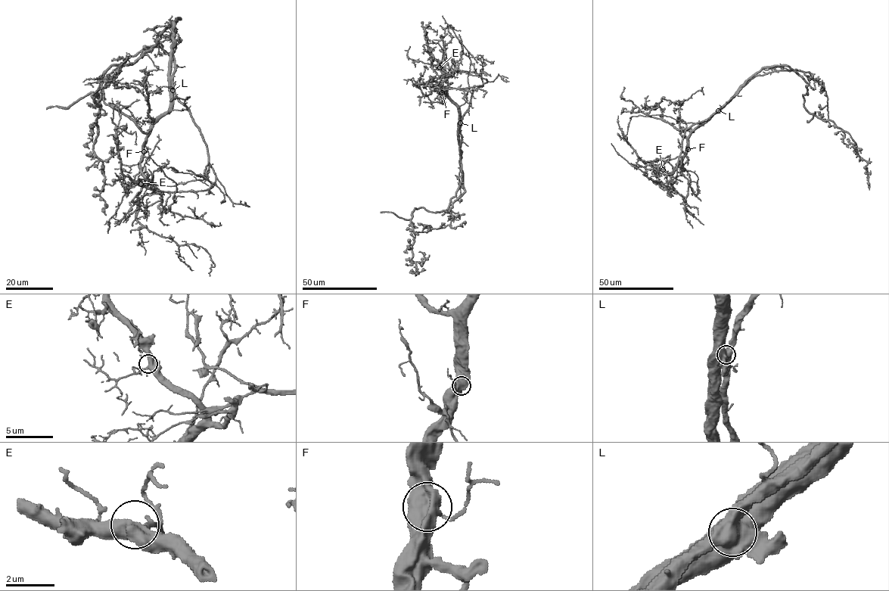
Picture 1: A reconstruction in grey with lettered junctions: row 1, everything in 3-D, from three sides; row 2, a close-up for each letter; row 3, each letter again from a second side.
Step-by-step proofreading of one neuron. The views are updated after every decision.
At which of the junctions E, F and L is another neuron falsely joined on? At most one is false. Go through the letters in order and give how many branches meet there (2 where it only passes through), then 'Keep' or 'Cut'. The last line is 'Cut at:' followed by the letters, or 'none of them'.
E: Branches: 3. Keep
F: Branches: 3. Keep
L: Branches: 3. Cut
Cut at: L

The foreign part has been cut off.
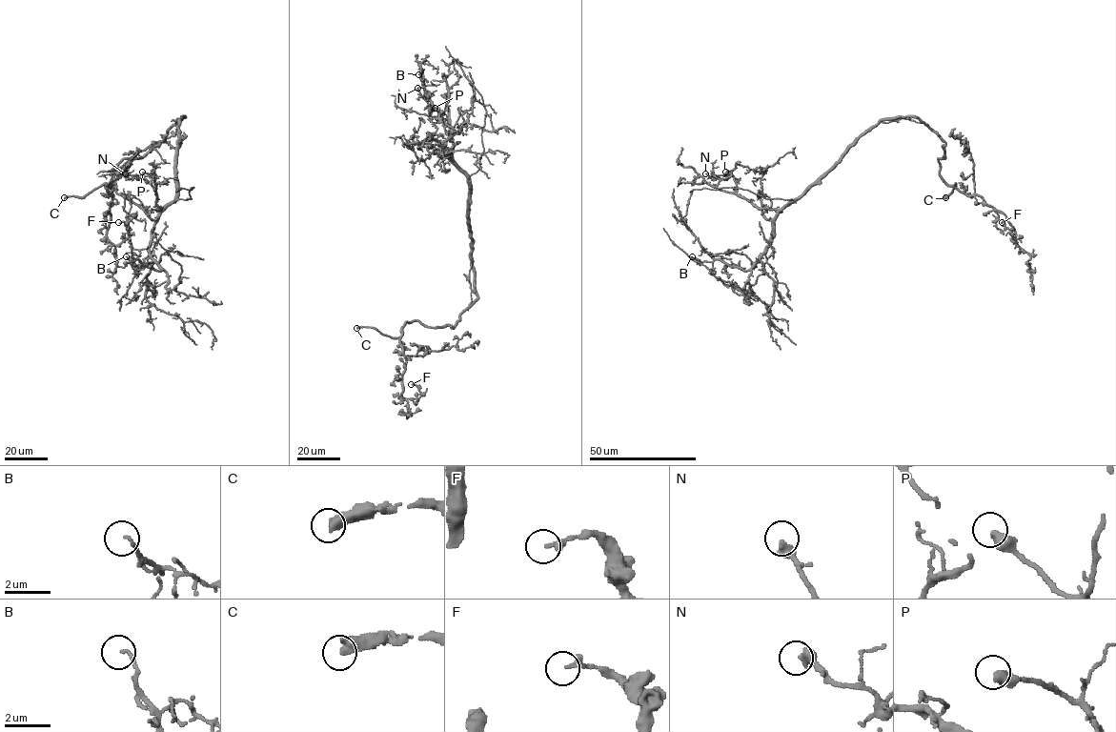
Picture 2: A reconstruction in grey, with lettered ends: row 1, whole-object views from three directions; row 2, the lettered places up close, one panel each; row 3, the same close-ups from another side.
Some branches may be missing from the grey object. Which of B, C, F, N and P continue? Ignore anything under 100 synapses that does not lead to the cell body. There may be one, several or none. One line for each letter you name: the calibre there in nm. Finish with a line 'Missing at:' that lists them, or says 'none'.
C: calibre 500 nm
Missing at: C

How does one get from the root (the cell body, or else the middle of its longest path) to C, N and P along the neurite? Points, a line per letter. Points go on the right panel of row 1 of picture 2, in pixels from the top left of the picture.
C: (868, 130), (902, 118), (924, 123), (945, 142), (940, 176), (955, 184), (945, 197)
N: (868, 130), (827, 171), (781, 209), (758, 209), (737, 193), (737, 184), (731, 175), (721, 179), (705, 173)
P: (868, 130), (827, 171), (781, 209), (758, 209), (734, 193), (720, 191), (718, 183), (731, 175), (725, 172)

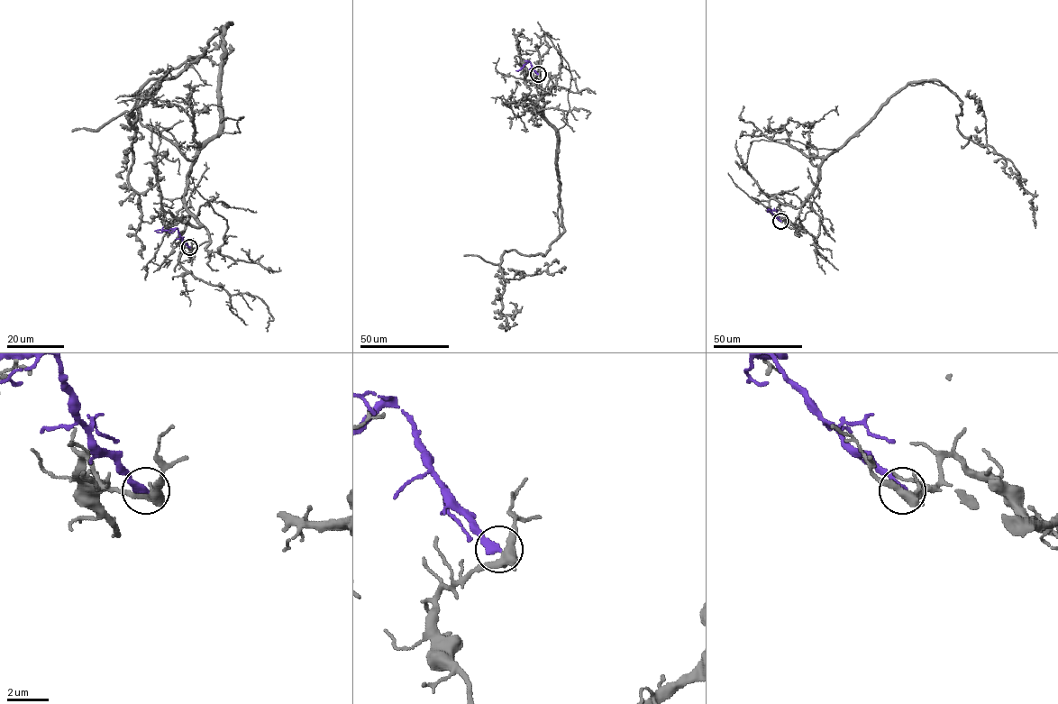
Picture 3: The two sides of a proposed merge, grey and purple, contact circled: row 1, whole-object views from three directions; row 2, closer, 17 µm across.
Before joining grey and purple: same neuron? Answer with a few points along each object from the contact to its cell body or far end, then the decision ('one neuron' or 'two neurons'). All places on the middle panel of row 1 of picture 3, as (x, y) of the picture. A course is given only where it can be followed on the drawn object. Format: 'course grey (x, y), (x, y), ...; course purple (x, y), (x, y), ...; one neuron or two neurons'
course grey (538, 74), (560, 233), (543, 255), (505, 251), (508, 329); course purple (538, 74), (529, 61), (515, 70); two neurons

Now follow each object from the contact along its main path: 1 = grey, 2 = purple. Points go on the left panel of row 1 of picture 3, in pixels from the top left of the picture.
1: (190, 247), (209, 240), (184, 193), (220, 123), (222, 25), (196, 61), (150, 79), (130, 117), (143, 259)
2: (189, 247), (176, 229), (154, 231)

